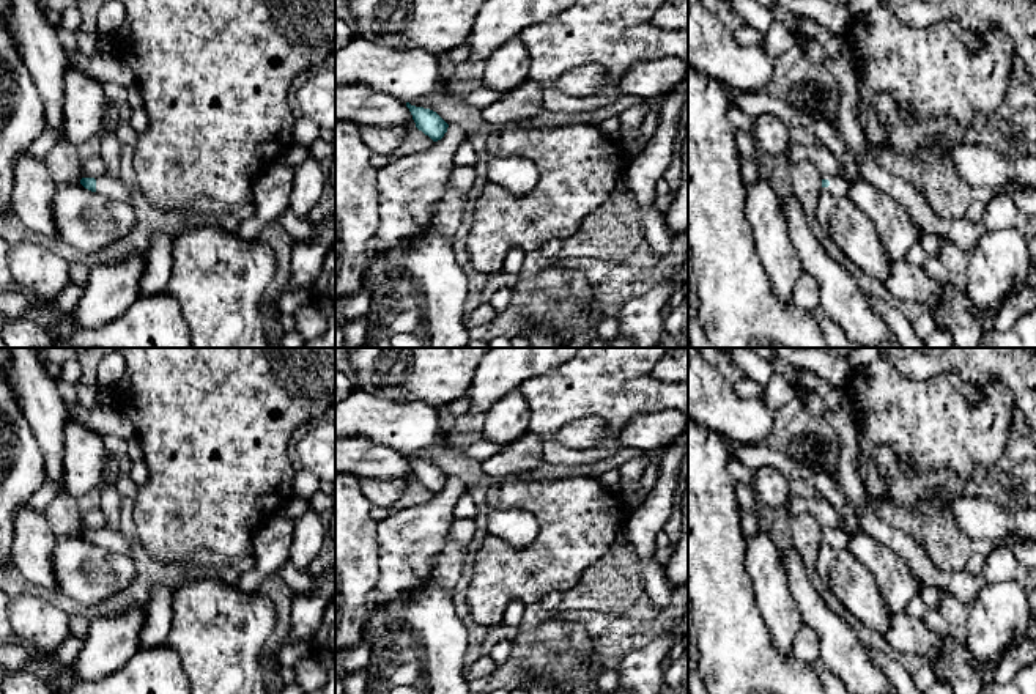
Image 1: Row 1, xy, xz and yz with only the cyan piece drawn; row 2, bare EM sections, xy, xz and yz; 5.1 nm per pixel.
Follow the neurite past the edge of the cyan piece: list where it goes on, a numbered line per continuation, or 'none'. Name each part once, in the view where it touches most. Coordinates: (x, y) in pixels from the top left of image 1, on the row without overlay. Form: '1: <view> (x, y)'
1: yz (838, 538)

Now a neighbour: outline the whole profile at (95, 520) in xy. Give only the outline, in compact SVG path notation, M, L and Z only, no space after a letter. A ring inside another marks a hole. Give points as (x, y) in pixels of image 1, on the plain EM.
M101 508L90 511L88 515L82 515L80 519L82 530L99 530L107 526L107 518Z

